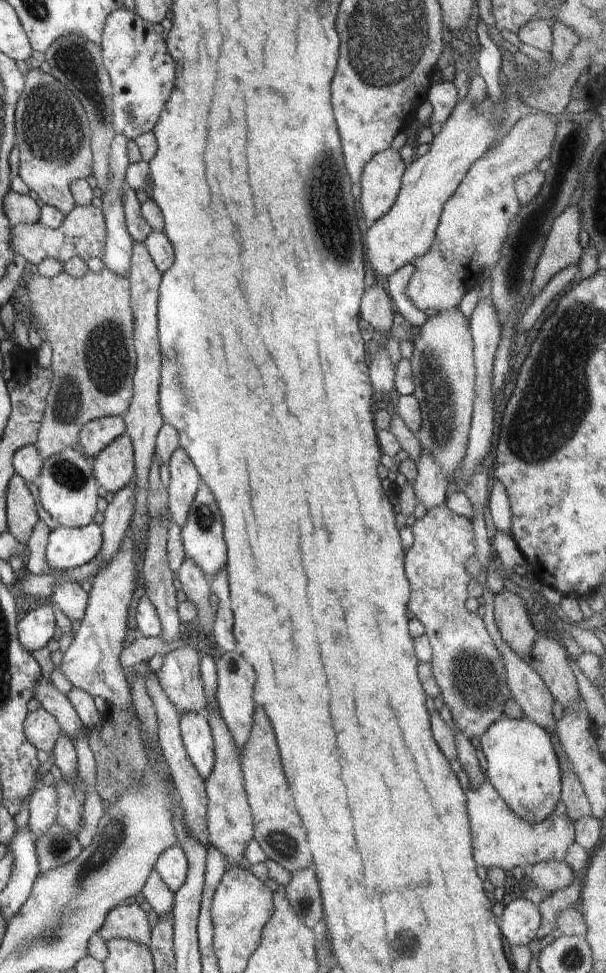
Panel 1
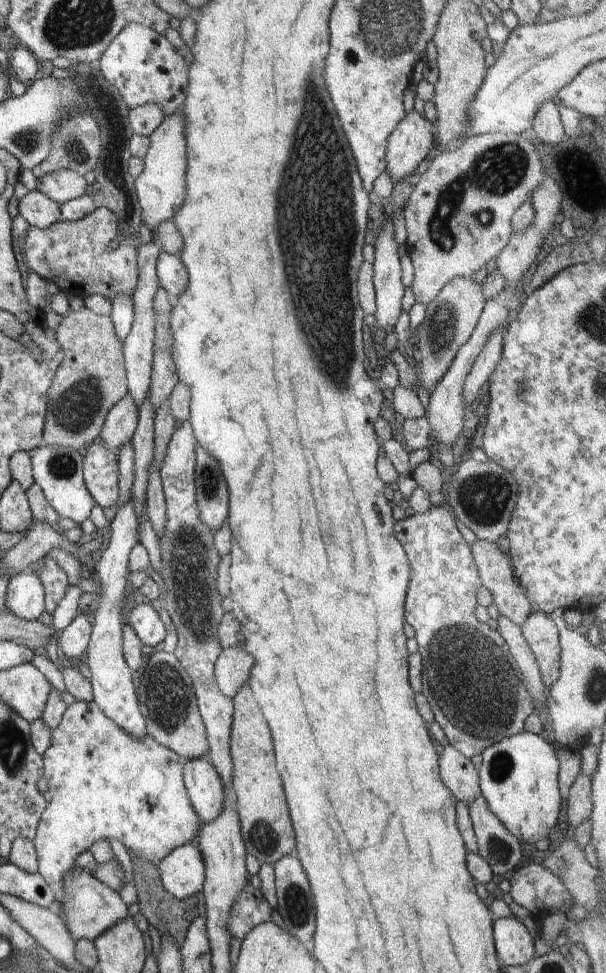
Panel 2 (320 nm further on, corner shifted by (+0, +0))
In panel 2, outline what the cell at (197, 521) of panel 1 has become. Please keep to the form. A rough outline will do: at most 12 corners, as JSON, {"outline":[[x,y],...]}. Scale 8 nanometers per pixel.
{"outline":[[195,448],[195,495],[214,532],[228,518],[228,488],[216,458]]}

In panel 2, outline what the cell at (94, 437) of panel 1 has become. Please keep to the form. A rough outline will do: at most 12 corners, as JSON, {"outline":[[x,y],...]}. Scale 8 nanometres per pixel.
{"outline":[[128,392],[99,434],[111,450],[131,442],[139,406]]}

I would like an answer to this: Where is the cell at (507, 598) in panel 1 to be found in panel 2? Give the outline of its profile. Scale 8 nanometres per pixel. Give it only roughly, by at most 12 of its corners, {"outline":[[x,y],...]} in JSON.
{"outline":[[495,542],[470,545],[499,615],[521,628],[532,604]]}

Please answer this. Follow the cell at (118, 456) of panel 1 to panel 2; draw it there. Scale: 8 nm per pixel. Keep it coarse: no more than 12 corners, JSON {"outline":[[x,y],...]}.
{"outline":[[94,441],[83,479],[96,505],[120,496],[116,451]]}

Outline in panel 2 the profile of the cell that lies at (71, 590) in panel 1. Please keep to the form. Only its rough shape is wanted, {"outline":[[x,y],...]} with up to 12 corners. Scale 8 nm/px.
{"outline":[[84,613],[61,632],[66,657],[86,652],[92,627]]}

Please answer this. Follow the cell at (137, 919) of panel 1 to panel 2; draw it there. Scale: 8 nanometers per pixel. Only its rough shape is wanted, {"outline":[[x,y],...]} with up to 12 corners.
{"outline":[[72,867],[56,914],[75,940],[126,918],[121,896]]}

